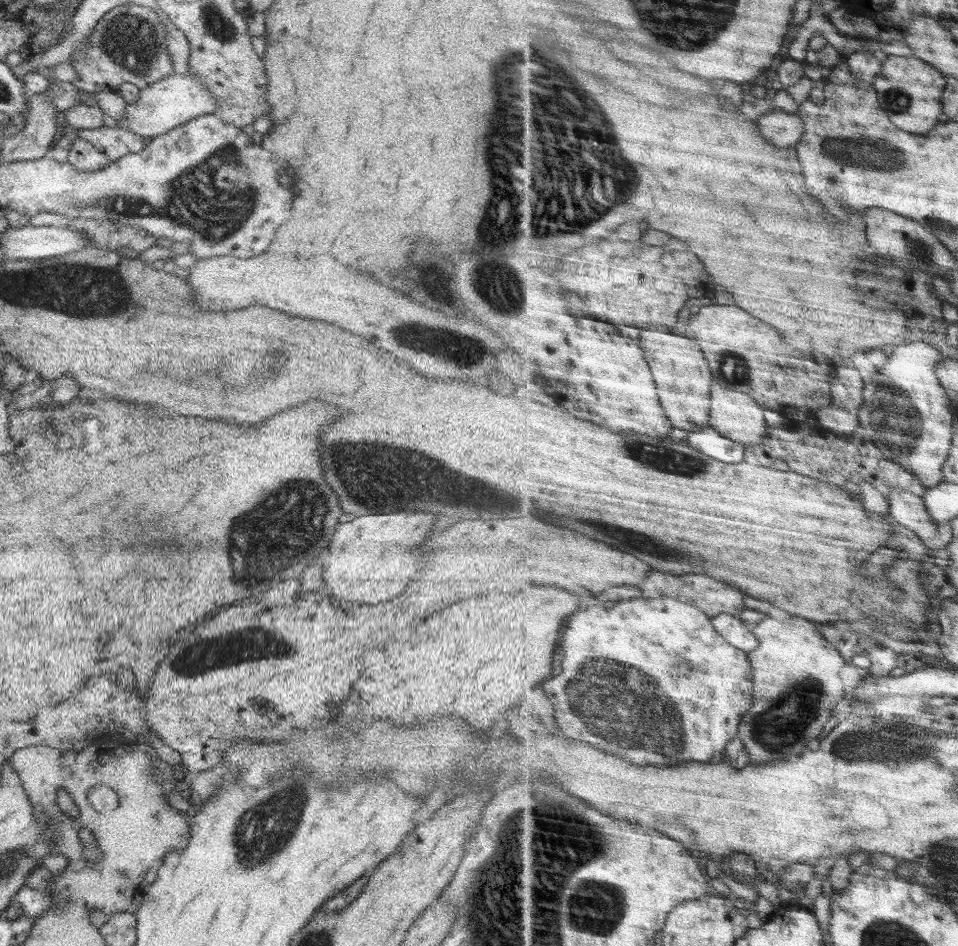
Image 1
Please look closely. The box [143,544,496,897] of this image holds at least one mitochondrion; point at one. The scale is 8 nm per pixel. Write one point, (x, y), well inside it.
(284, 809)

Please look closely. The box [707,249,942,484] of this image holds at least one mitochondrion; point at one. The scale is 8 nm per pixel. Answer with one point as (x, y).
(894, 416)

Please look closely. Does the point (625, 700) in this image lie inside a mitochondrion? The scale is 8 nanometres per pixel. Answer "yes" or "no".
yes

